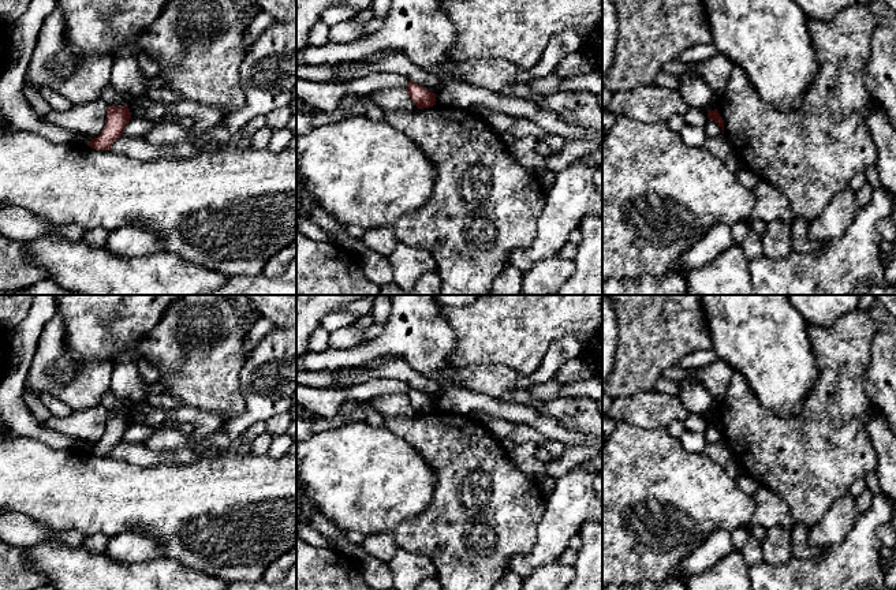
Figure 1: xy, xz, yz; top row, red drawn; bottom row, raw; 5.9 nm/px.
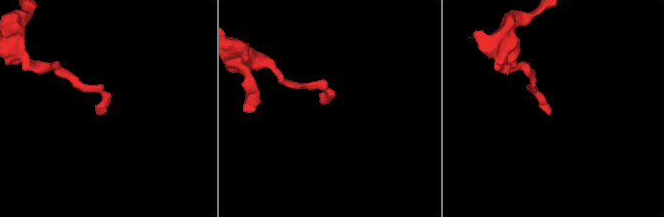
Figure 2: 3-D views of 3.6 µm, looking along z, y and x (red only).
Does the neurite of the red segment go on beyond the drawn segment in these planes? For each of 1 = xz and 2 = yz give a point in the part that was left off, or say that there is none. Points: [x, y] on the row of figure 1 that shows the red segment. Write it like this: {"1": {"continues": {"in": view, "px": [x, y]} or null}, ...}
{"1": {"continues": null}, "2": {"continues": null}}

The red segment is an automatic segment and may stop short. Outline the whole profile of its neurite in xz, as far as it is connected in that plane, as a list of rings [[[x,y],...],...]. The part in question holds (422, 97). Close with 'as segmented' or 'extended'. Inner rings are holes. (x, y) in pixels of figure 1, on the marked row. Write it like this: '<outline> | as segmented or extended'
[[[410,81],[406,89],[418,109],[436,105],[436,94],[426,87]]] | as segmented

